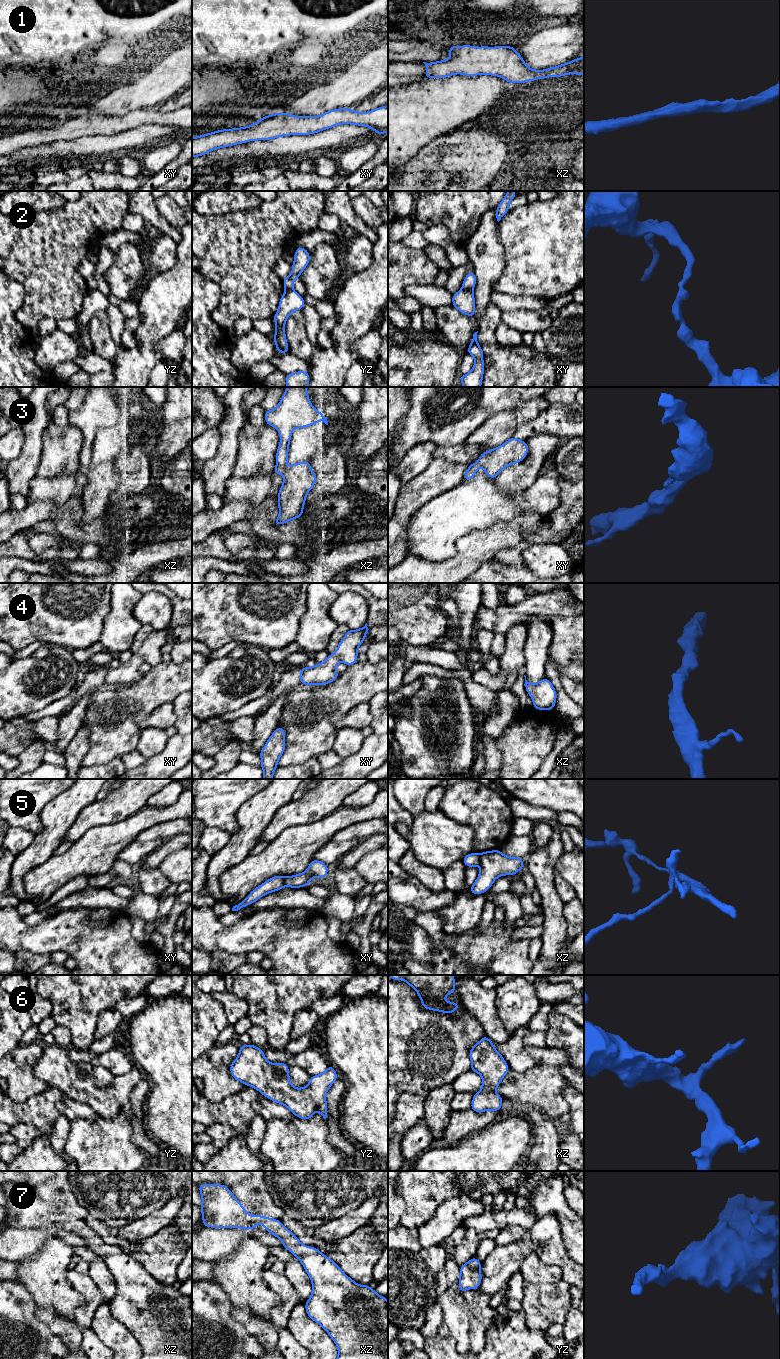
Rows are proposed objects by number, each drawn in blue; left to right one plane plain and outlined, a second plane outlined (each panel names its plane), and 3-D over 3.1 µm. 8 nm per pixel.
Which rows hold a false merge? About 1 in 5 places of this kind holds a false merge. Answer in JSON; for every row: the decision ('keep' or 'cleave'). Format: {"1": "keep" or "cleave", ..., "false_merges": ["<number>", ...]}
{"1": "keep", "2": "cleave", "3": "keep", "4": "keep", "5": "cleave", "6": "keep", "7": "keep", "false_merges": ["2", "5"]}

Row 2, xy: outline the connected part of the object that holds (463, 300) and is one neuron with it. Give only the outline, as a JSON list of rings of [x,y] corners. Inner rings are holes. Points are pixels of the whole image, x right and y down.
[[[460,289],[452,295],[452,305],[461,313],[474,317],[475,298],[473,290]]]

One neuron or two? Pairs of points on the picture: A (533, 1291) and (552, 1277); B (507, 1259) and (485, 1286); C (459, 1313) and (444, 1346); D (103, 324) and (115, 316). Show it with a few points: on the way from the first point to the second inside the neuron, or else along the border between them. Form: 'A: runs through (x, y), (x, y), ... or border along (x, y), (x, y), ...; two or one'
A: runs through (538, 1291), (547, 1282); one
B: runs through (500, 1266), (492, 1279); one
C: border along (449, 1335), (455, 1342), (456, 1348); two
D: border along (105, 310), (109, 320), (111, 337), (115, 343); two

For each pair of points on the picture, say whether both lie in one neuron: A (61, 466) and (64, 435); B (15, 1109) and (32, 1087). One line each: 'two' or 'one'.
A: one
B: two

